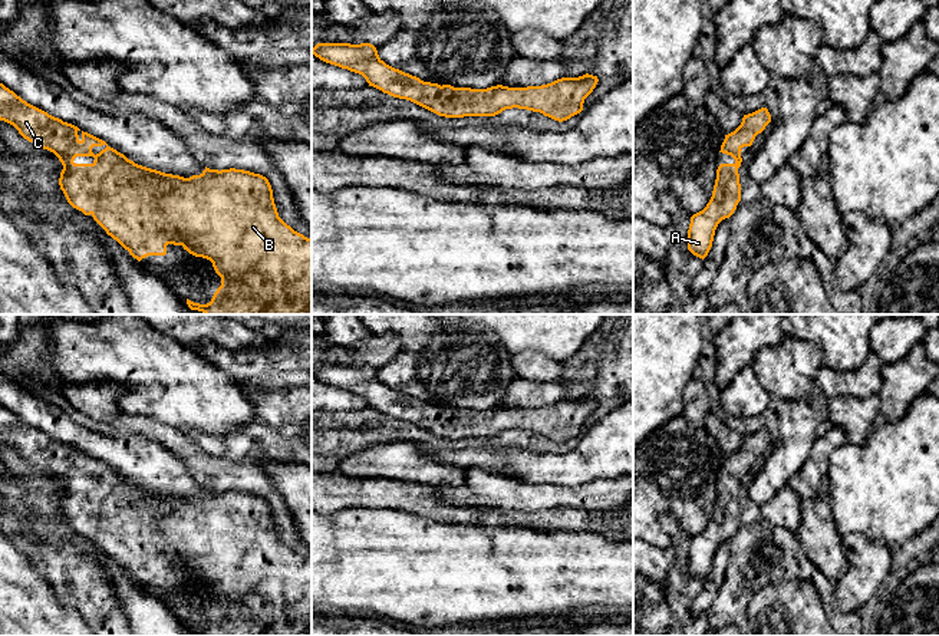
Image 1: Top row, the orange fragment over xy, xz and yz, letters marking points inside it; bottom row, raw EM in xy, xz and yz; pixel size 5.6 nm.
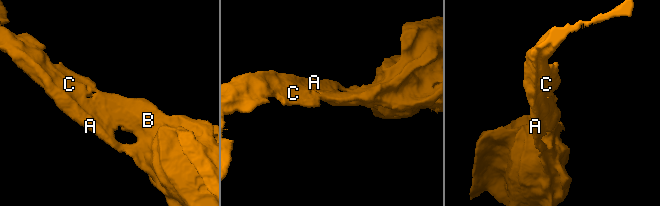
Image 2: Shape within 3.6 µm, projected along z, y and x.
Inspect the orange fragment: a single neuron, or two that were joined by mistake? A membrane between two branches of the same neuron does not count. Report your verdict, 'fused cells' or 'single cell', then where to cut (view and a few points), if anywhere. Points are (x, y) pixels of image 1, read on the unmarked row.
single cell; cut none

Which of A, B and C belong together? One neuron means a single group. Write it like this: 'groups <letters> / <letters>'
groups A B C

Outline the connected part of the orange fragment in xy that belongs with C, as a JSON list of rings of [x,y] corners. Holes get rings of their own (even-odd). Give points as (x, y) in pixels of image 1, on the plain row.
[[[3,405],[0,442],[59,480],[63,487],[59,507],[67,524],[92,537],[138,583],[165,577],[168,566],[210,581],[221,607],[207,626],[187,620],[191,632],[204,636],[312,636],[312,560],[279,538],[266,498],[205,488],[200,497],[184,500],[138,487],[105,462],[27,425]],[[76,478],[93,478],[95,482],[75,485]]]

